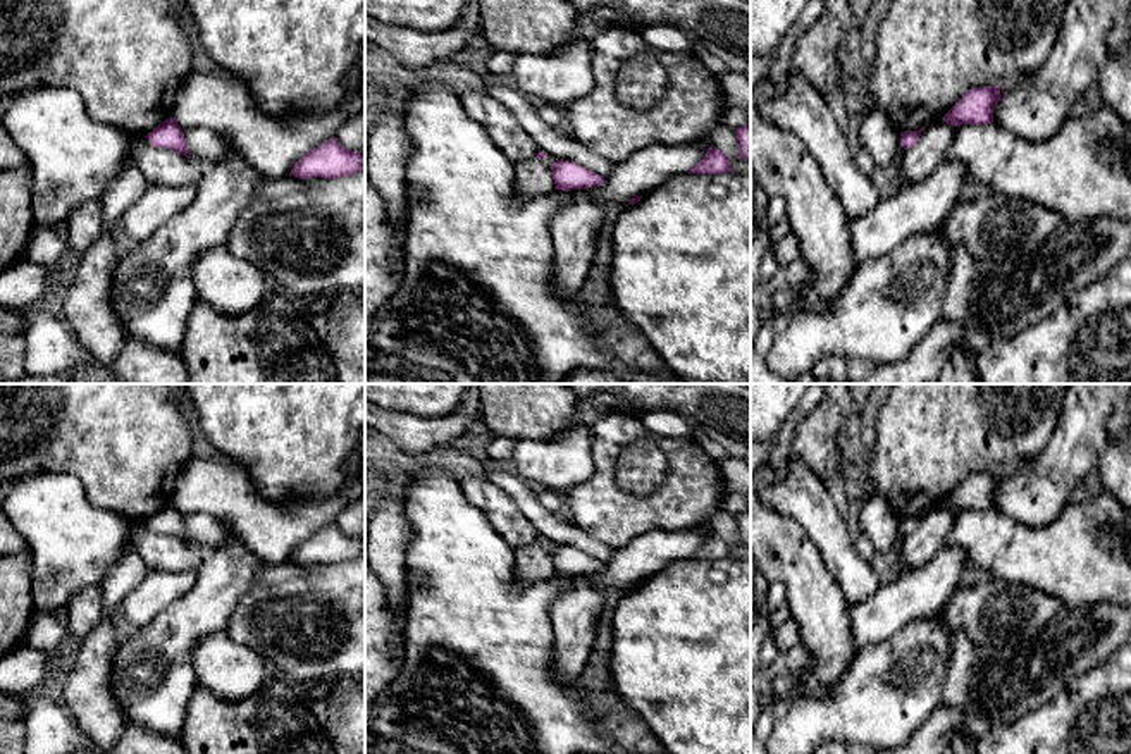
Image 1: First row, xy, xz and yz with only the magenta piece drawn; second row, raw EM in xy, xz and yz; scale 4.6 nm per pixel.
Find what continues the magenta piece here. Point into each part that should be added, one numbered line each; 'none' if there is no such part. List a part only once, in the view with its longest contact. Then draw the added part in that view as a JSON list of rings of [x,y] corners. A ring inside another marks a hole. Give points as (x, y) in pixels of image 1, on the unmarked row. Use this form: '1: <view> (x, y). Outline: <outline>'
none

